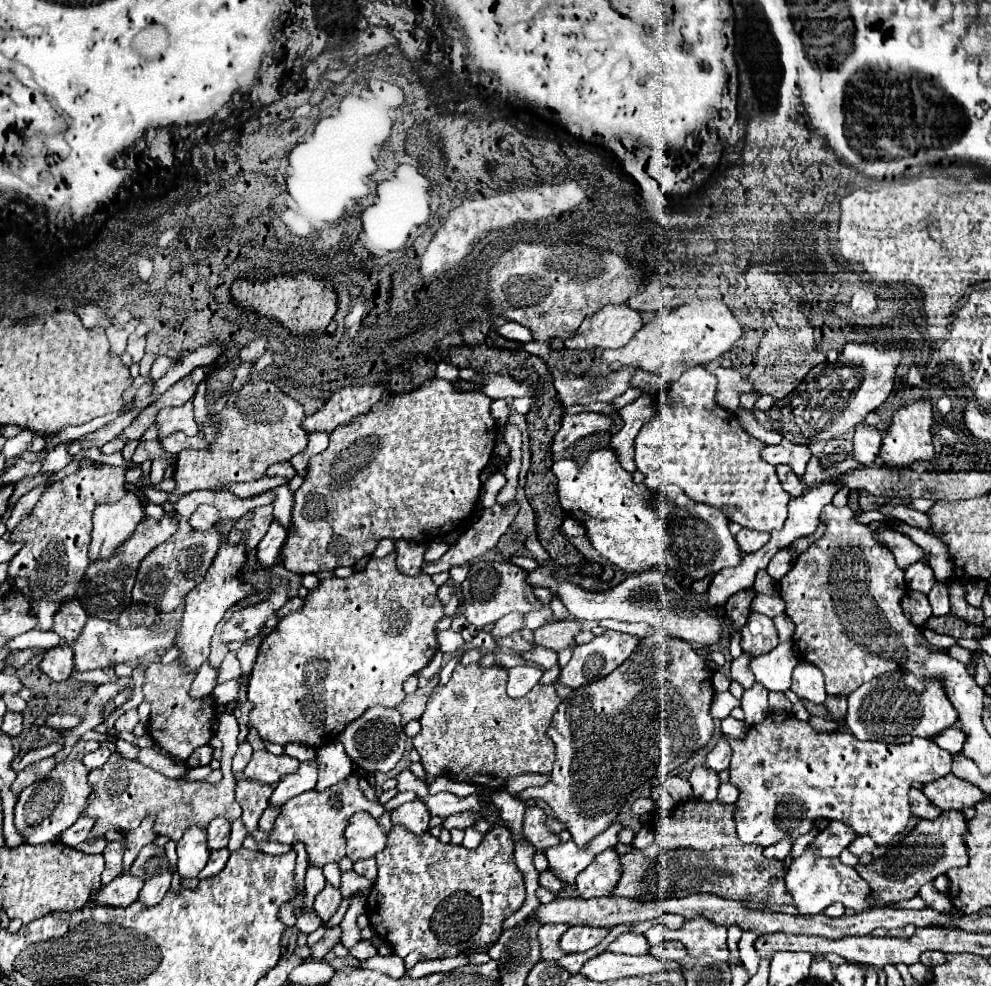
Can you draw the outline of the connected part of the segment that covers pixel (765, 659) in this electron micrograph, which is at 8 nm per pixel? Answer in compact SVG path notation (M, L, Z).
M779 644L773 652L755 658L751 662L751 672L767 674L767 678L775 682L775 690L789 690L791 674L797 662L799 654L795 652L795 644Z

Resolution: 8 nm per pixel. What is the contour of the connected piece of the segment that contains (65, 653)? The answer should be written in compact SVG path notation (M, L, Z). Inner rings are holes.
M57 646L49 648L41 662L39 662L41 672L45 672L49 678L55 682L65 682L73 670L73 652L69 646Z

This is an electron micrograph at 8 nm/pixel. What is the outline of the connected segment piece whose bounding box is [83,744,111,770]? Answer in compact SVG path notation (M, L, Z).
M101 744L101 748L95 750L95 752L91 752L91 754L87 754L87 756L83 758L83 762L85 762L85 766L87 766L89 770L93 770L93 768L103 766L105 760L109 758L109 754L111 754L111 750L107 748L107 744Z

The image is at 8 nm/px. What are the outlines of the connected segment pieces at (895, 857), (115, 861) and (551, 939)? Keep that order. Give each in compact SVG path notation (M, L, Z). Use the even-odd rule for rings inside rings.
M957 810L943 812L937 820L919 820L905 838L889 848L889 852L873 858L867 866L857 864L857 874L869 884L871 904L885 908L903 900L911 900L919 894L923 884L933 882L939 874L945 874L949 868L967 866L967 850L963 848L963 832L967 830L965 822L965 816Z
M125 840L109 842L107 848L103 850L103 856L105 856L105 874L101 876L101 886L91 892L91 900L95 900L97 892L101 888L105 888L113 878L123 874L123 852L125 852Z
M545 924L539 930L539 942L543 946L543 960L559 960L565 956L563 950L559 950L559 940L567 932L567 924Z

